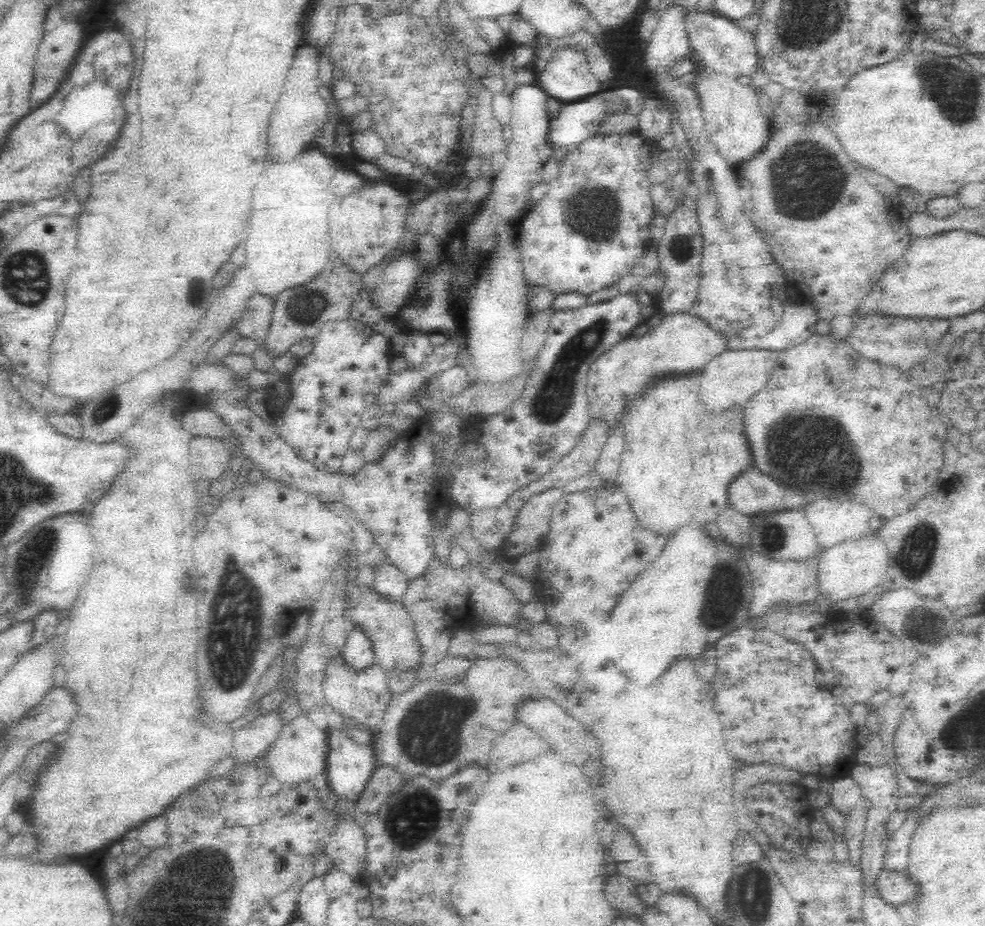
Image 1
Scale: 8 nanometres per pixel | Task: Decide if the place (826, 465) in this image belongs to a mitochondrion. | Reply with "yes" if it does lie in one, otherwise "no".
yes

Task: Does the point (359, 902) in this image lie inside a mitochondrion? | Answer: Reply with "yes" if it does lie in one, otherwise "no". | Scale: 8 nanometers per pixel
no

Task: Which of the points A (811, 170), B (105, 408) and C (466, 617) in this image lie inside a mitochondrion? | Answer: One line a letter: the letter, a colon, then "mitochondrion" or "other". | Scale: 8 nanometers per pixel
A: mitochondrion
B: mitochondrion
C: other

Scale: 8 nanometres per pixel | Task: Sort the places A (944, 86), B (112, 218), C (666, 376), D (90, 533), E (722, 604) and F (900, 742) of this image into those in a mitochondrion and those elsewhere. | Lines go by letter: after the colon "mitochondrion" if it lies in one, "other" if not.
A: mitochondrion
B: other
C: other
D: other
E: mitochondrion
F: other

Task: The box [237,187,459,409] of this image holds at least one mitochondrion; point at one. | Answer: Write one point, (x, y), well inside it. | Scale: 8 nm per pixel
(308, 304)

